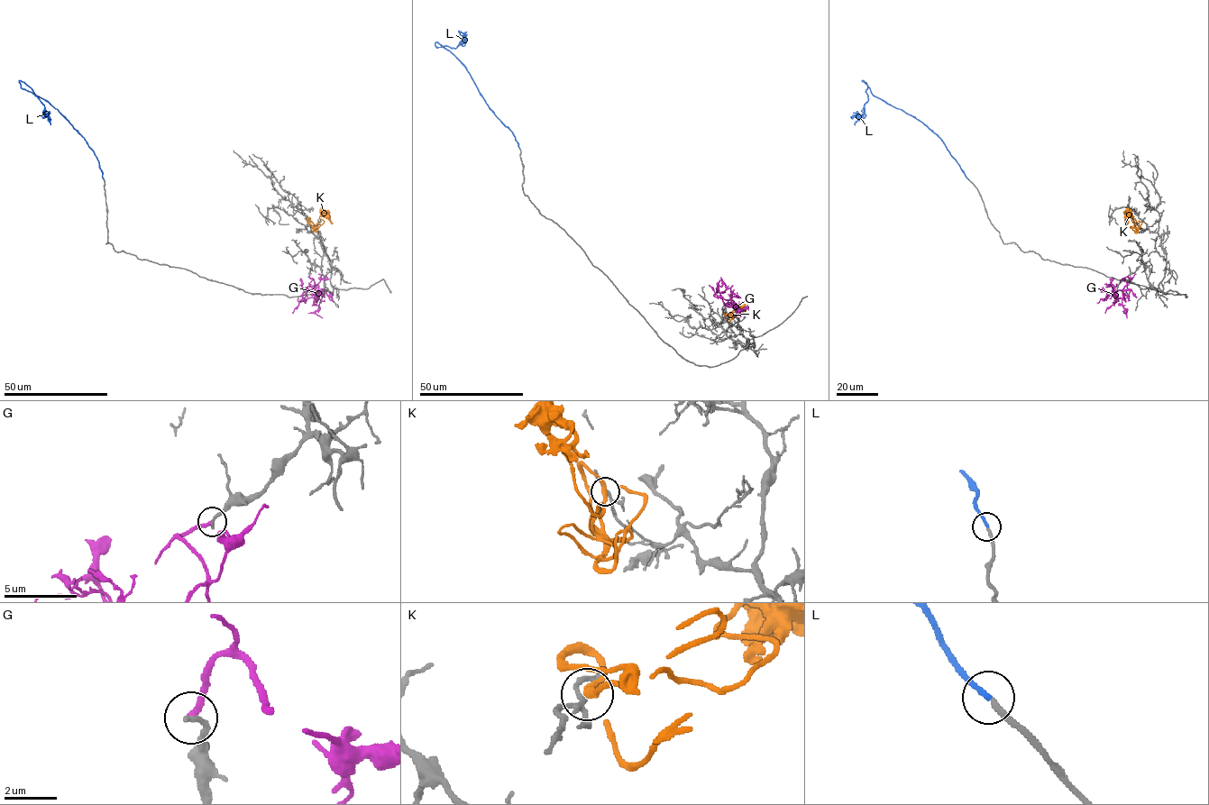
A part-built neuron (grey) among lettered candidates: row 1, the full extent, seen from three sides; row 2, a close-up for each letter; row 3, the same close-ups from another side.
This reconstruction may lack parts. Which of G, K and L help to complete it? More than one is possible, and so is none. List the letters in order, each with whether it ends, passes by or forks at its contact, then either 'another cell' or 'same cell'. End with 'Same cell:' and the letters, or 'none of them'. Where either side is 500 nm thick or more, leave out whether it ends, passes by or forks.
G: it ends | another cell
K: it forks | another cell
L: it ends | same cell
Same cell: L

